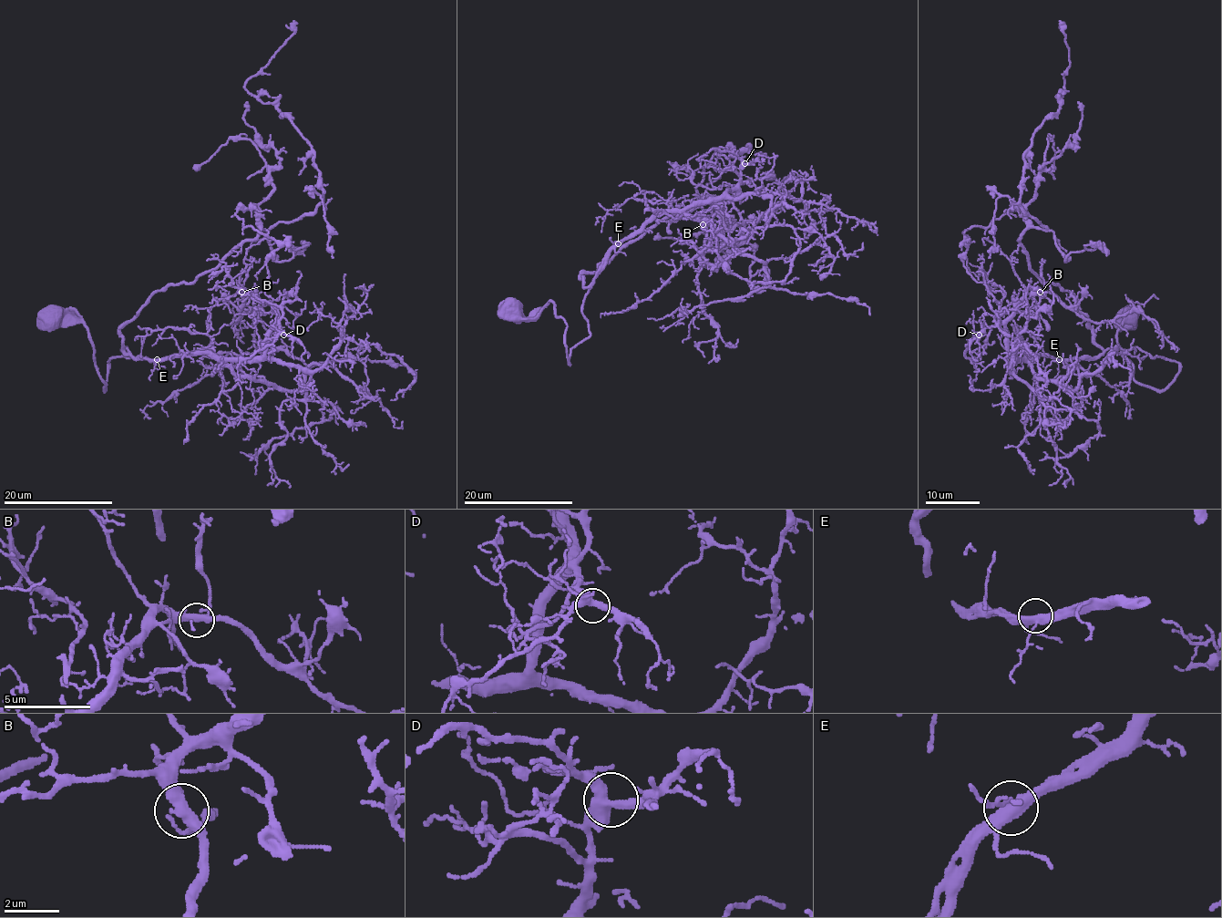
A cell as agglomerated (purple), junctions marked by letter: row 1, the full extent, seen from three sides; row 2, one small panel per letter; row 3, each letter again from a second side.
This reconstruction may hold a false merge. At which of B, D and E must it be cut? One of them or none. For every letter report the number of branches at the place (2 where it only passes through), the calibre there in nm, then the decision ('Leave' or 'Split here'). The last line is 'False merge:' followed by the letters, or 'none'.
B: Branches: 3. Thickness 360 nm. Leave
D: Branches: 3. Thickness 400 nm. Leave
E: Branches: 3. Thickness 360 nm. Leave
False merge: none

